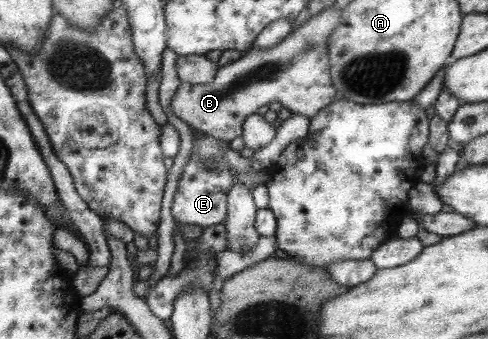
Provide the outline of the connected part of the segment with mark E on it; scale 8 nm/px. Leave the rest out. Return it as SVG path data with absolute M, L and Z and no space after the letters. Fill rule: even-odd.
M201 135L191 141L192 149L187 162L182 167L182 173L177 183L171 204L171 215L174 223L195 225L200 228L223 223L227 217L227 199L229 190L232 189L235 178L227 170L227 163L221 159L223 150L229 142L213 139L212 136ZM207 159L213 159L218 164L218 169L209 170L204 166Z

